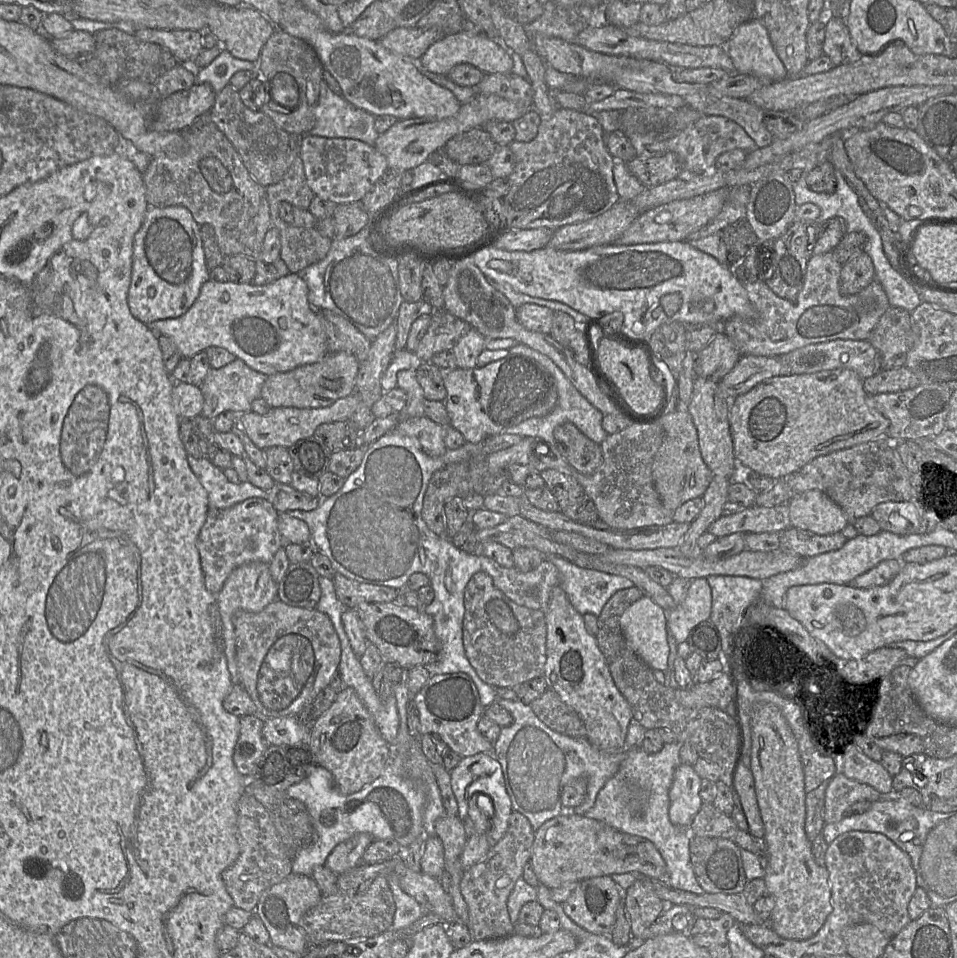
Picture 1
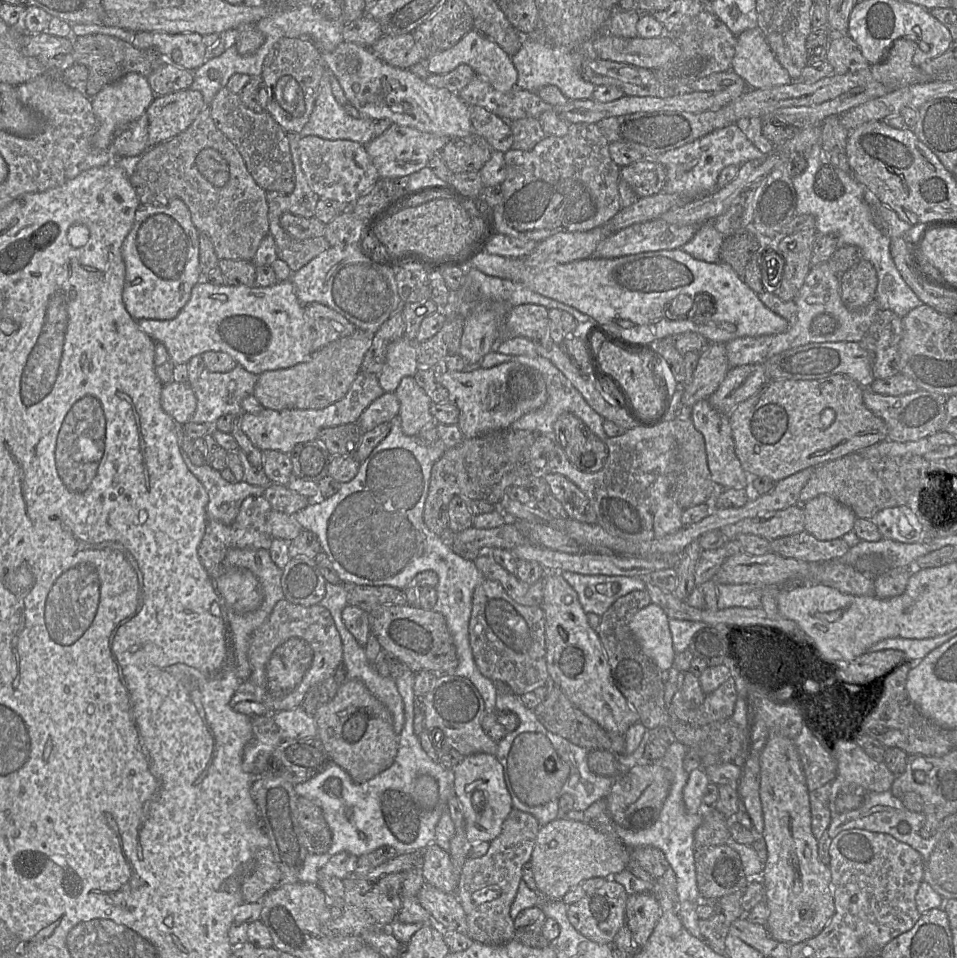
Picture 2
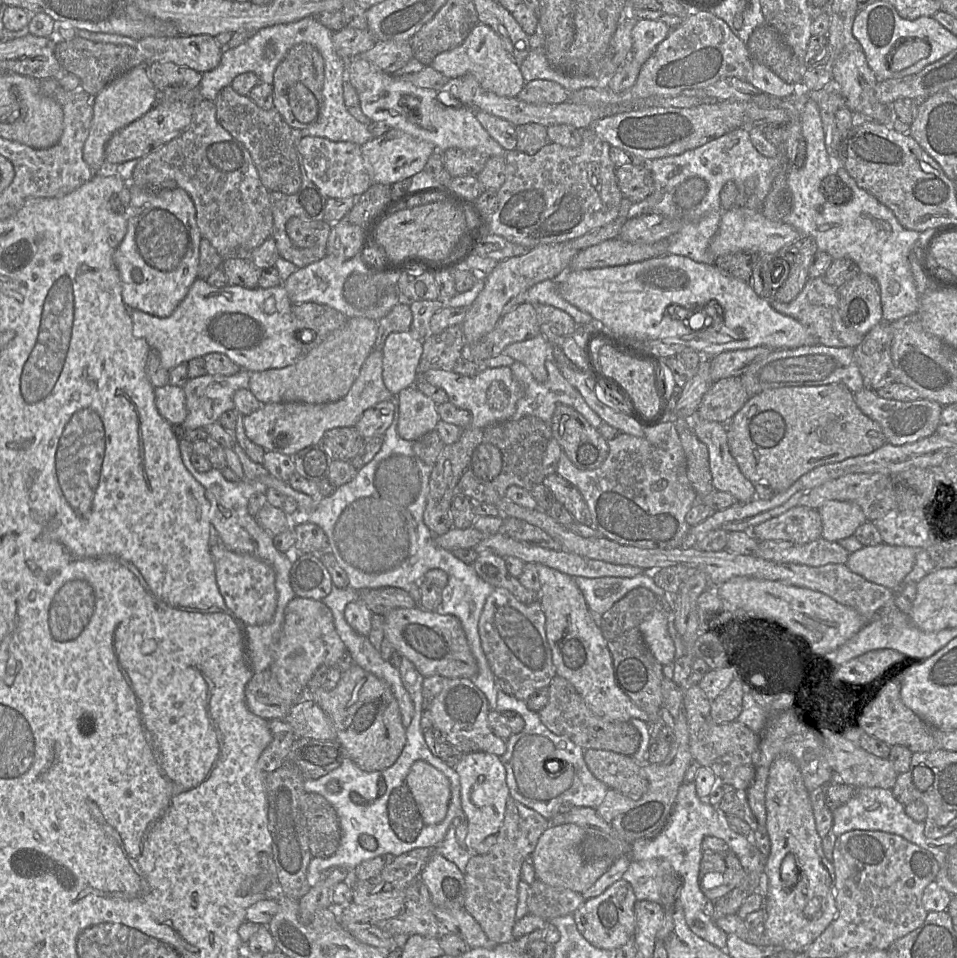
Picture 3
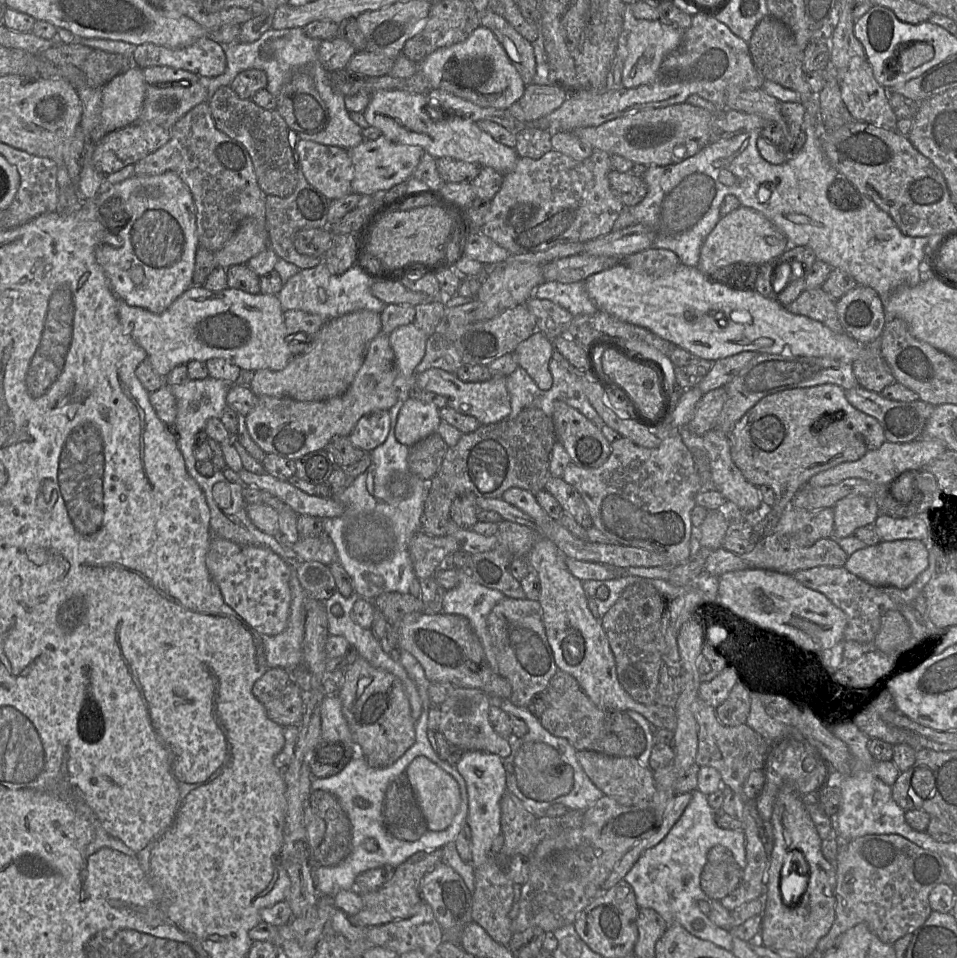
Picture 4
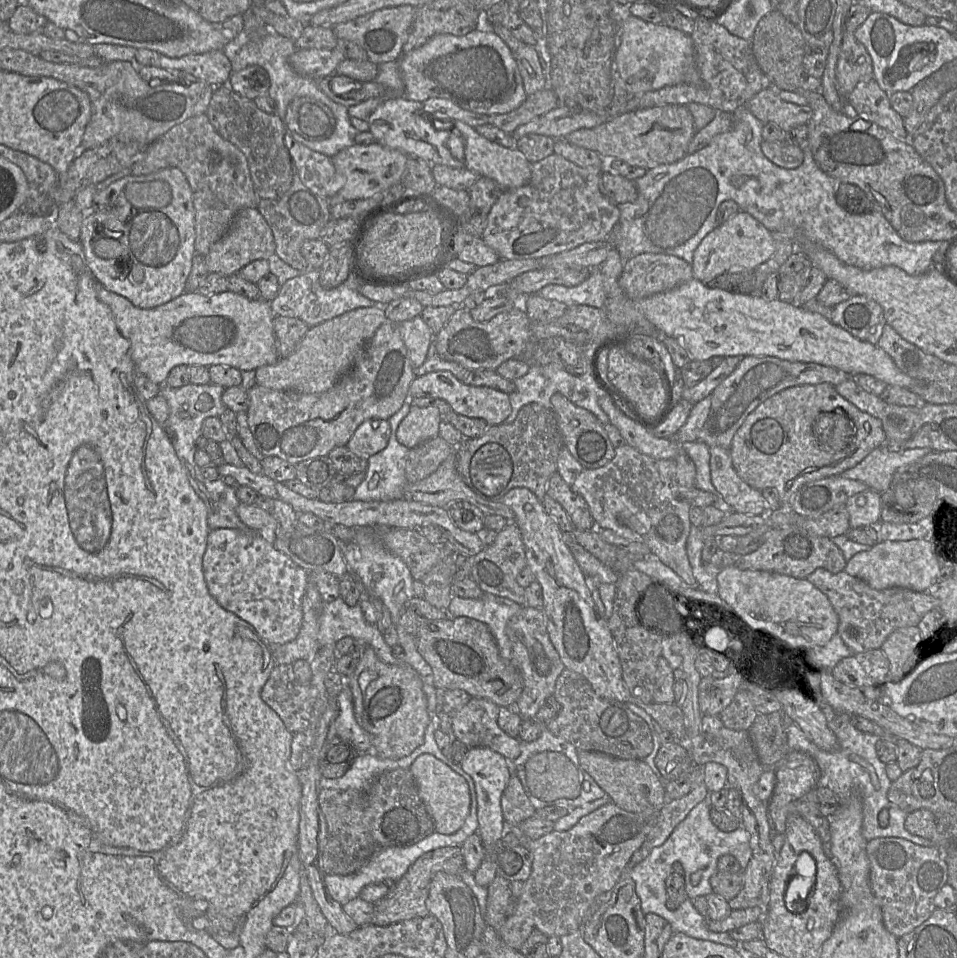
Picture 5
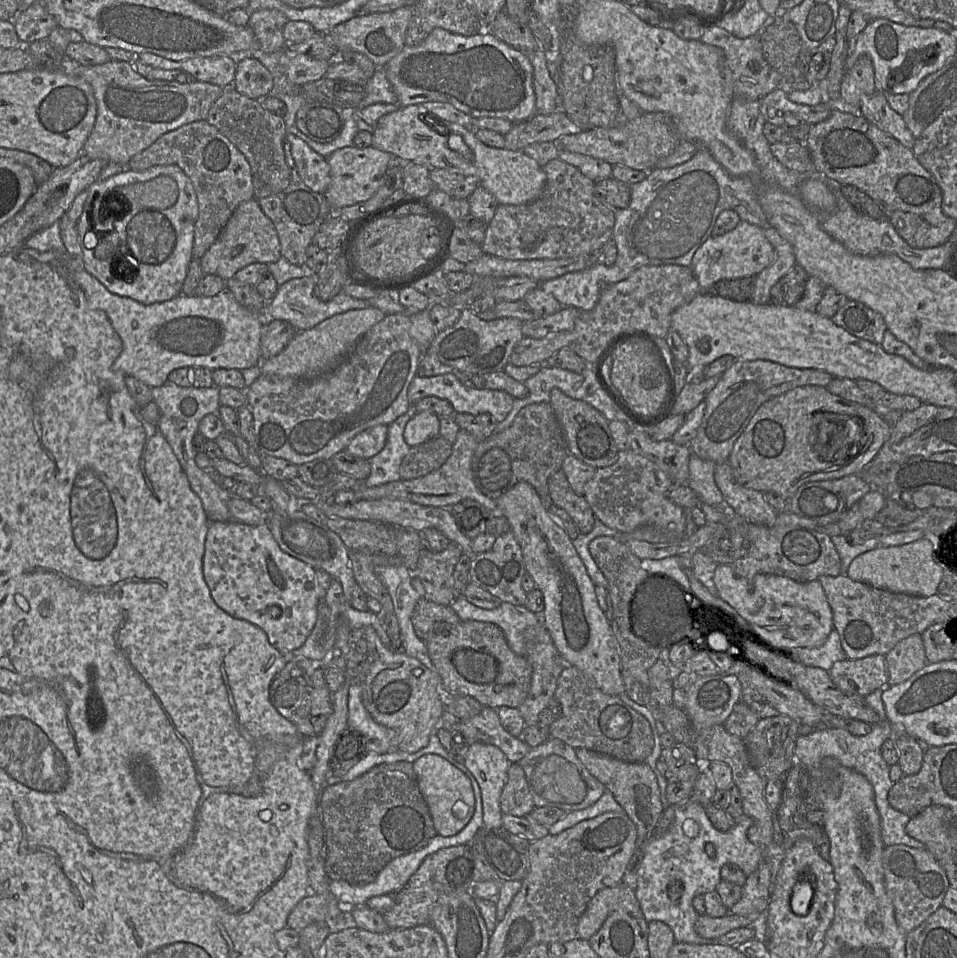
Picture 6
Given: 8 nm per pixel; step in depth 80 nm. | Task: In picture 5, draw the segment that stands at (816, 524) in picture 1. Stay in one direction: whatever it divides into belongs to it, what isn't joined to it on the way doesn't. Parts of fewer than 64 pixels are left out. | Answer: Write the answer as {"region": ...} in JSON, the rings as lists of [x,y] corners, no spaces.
{"region":[[[867,489],[850,497],[845,503],[849,514],[850,529],[874,525],[880,522],[881,493]]]}

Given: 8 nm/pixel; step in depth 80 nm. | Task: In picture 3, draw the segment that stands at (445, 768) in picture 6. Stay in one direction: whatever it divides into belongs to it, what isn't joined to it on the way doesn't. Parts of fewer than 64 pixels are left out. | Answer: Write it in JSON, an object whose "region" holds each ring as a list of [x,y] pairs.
{"region":[[[423,760],[416,761],[406,784],[426,825],[441,823],[448,812],[451,787],[448,778]]]}

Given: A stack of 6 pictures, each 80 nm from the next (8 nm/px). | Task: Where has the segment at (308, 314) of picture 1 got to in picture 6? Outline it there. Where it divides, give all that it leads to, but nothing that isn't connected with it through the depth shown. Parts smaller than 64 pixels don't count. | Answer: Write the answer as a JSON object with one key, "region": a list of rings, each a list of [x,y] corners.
{"region":[[[85,270],[75,272],[73,277],[83,291],[89,306],[103,311],[120,337],[123,349],[113,368],[125,376],[135,377],[152,388],[165,384],[169,373],[177,368],[242,370],[261,364],[261,331],[263,321],[267,318],[265,314],[261,316],[240,305],[229,290],[221,291],[212,297],[179,294],[169,301],[144,305],[131,298],[109,292]]]}

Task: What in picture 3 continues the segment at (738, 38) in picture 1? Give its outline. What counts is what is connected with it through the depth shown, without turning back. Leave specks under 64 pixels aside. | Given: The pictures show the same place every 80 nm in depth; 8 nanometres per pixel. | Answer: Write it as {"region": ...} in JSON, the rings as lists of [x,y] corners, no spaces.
{"region":[[[753,61],[745,80],[765,94],[795,100],[794,86],[783,81],[763,64]]]}

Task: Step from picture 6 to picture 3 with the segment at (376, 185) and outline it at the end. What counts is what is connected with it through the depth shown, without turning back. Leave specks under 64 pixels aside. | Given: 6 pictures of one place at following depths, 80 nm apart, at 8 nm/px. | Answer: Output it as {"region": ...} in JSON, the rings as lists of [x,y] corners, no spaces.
{"region":[[[390,128],[380,137],[370,139],[360,148],[372,184],[388,186],[392,186],[394,183],[406,178],[411,178],[424,170],[429,157],[437,151],[433,143],[418,139],[395,128]]]}

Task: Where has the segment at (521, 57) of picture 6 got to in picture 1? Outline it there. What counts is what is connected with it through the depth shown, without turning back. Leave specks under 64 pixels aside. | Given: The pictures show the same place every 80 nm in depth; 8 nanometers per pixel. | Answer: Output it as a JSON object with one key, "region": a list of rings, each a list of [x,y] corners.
{"region":[[[472,28],[441,37],[427,49],[418,62],[428,71],[440,75],[447,75],[459,64],[471,64],[485,74],[508,74],[513,69],[513,60],[506,48],[494,38]]]}

